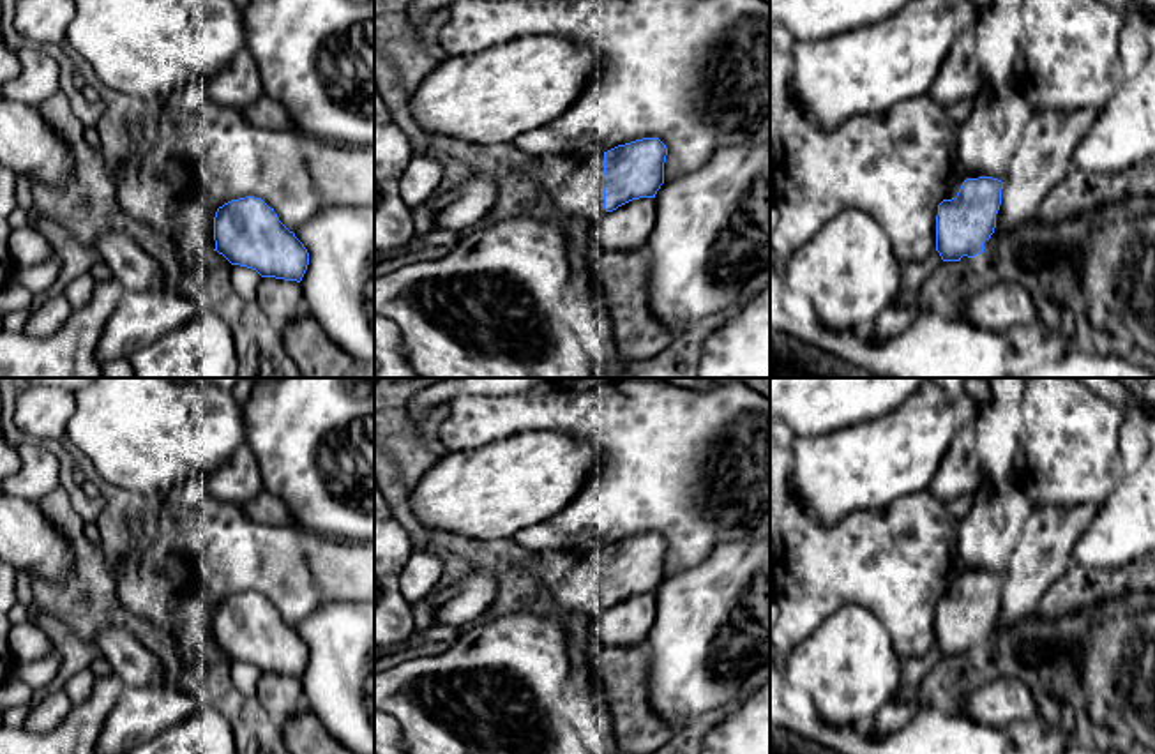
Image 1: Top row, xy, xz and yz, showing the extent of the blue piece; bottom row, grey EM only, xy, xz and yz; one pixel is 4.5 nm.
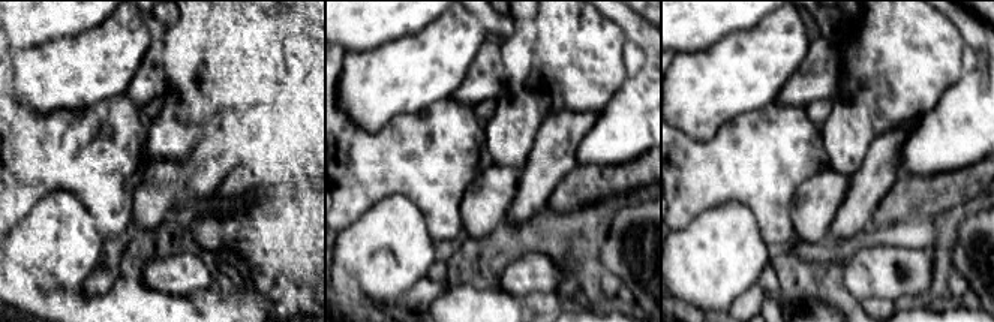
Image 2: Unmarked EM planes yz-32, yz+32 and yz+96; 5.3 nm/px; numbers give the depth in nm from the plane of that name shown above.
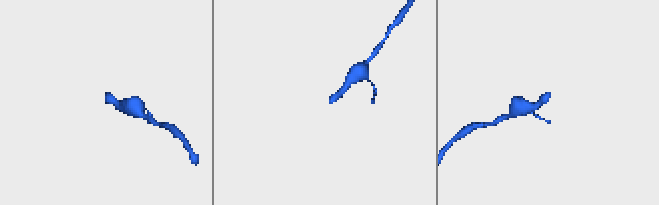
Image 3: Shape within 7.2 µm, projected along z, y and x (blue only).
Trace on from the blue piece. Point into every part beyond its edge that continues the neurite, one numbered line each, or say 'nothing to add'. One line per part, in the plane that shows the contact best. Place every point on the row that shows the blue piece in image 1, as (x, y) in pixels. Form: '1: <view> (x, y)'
1: xz (581, 195)

